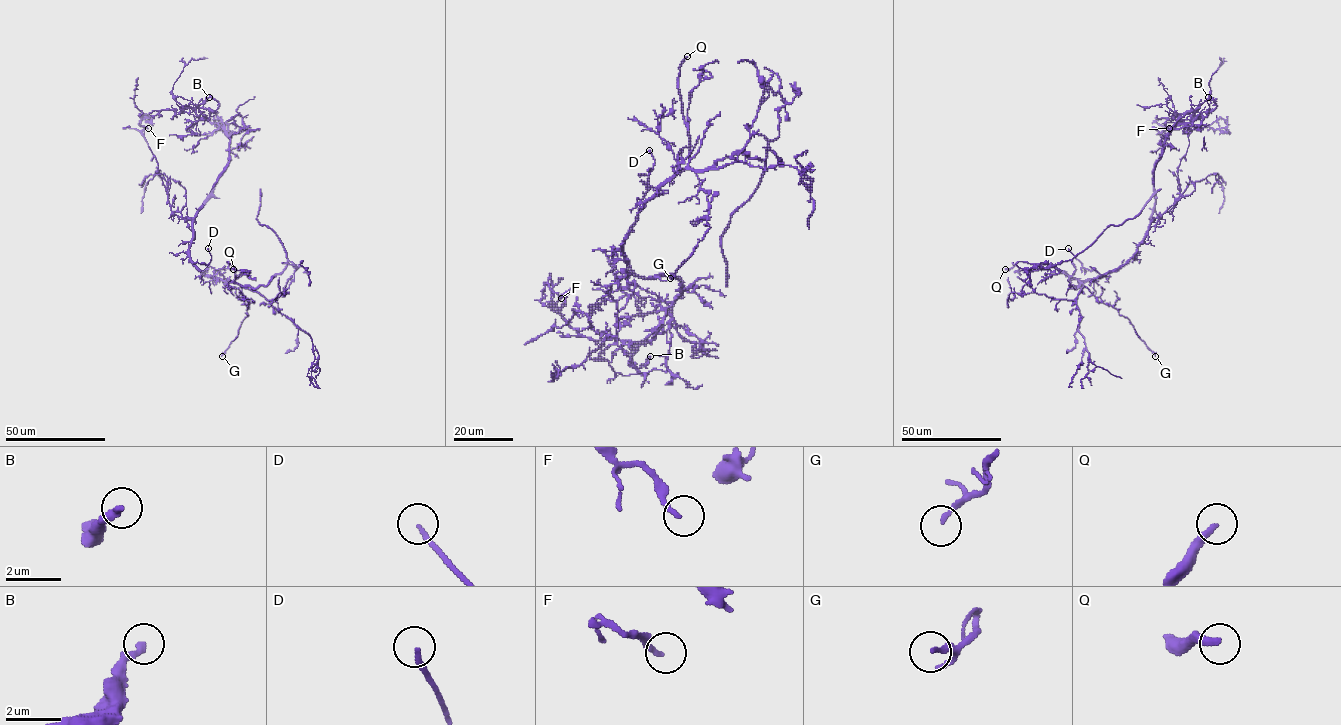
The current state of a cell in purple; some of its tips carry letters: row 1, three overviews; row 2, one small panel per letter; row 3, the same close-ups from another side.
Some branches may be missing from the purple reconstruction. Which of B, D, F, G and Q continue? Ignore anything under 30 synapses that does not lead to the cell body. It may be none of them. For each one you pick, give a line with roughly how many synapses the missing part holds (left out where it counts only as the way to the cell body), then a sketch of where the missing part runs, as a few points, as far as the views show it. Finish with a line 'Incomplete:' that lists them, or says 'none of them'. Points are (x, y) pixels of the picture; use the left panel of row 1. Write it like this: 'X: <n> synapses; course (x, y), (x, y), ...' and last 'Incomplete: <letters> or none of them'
B: 30 synapses; course (209, 97), (224, 95), (235, 76), (261, 69)
Q: course (233, 269), (226, 280), (186, 298), (165, 305), (151, 305)
Incomplete: B, Q

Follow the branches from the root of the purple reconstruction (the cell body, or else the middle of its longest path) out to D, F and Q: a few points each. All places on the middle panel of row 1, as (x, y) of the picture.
D: (626, 258), (622, 240), (637, 219), (642, 206), (641, 199), (647, 191), (648, 173), (654, 163), (649, 150)
F: (626, 258), (634, 275), (681, 282), (651, 339), (581, 336), (556, 308), (549, 279), (561, 298)
Q: (626, 258), (622, 240), (639, 210), (689, 162), (690, 139), (678, 88), (679, 67), (687, 56)

